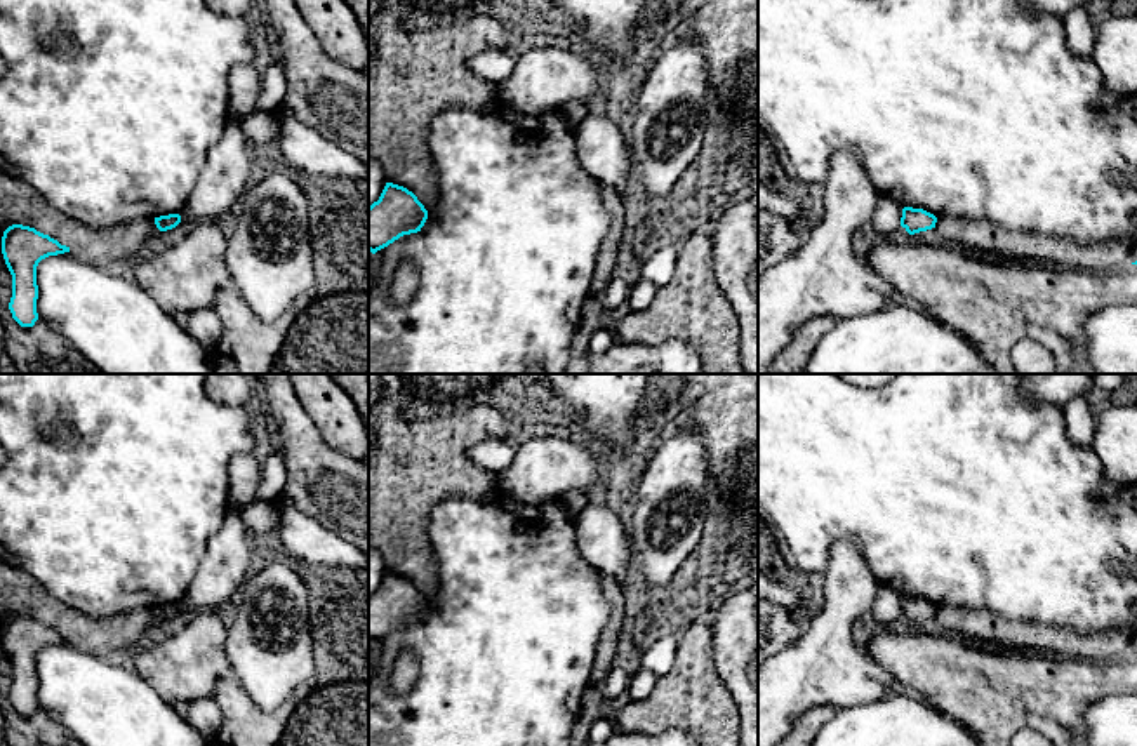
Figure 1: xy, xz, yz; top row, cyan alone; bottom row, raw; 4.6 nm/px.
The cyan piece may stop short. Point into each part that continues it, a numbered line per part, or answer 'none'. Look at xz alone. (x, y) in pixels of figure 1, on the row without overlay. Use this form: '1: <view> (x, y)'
none

